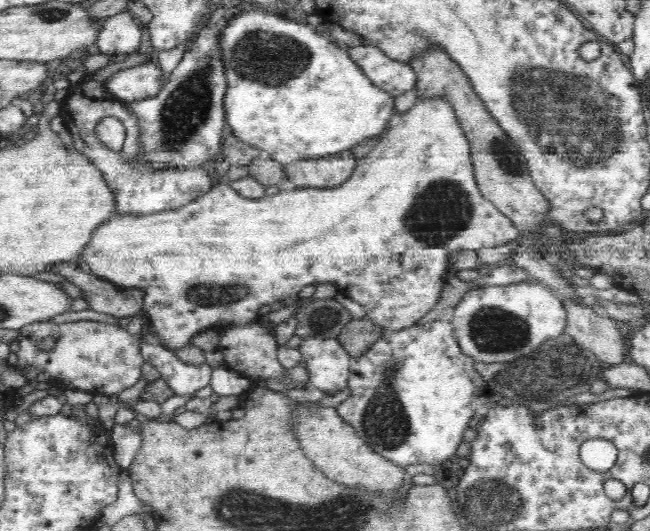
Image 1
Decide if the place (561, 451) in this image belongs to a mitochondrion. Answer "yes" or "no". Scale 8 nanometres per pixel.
no

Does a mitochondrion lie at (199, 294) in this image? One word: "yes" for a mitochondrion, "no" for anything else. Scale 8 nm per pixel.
yes

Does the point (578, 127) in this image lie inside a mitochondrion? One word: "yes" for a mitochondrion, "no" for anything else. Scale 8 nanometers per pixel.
yes

